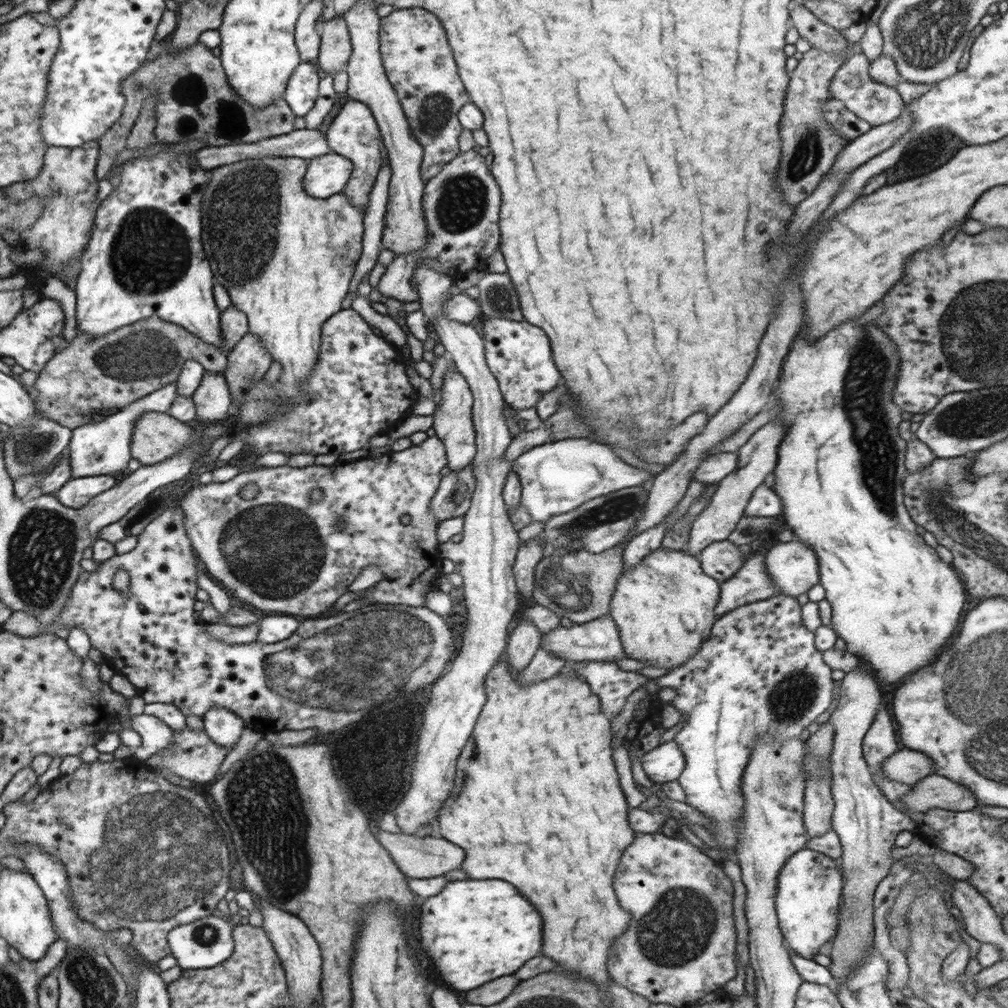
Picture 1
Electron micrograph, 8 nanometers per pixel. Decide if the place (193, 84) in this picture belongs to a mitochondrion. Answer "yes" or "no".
yes

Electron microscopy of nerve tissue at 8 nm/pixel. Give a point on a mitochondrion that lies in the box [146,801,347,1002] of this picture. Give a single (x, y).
(205, 934)

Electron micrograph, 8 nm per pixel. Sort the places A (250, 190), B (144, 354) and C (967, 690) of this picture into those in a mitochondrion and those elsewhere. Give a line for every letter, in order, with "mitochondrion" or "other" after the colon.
A: mitochondrion
B: mitochondrion
C: mitochondrion

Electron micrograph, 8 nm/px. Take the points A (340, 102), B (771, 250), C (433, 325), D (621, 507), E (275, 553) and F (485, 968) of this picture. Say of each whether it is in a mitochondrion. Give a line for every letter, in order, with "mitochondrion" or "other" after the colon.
A: other
B: mitochondrion
C: other
D: mitochondrion
E: mitochondrion
F: other

